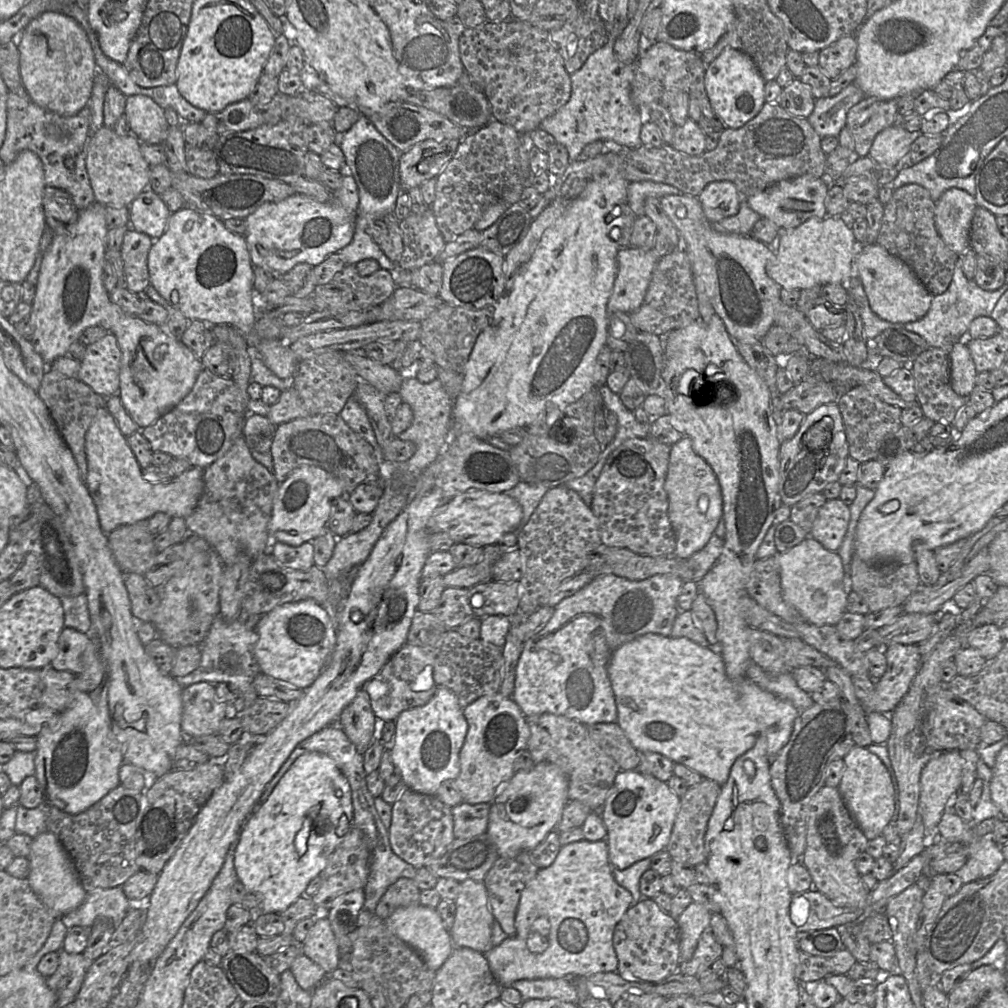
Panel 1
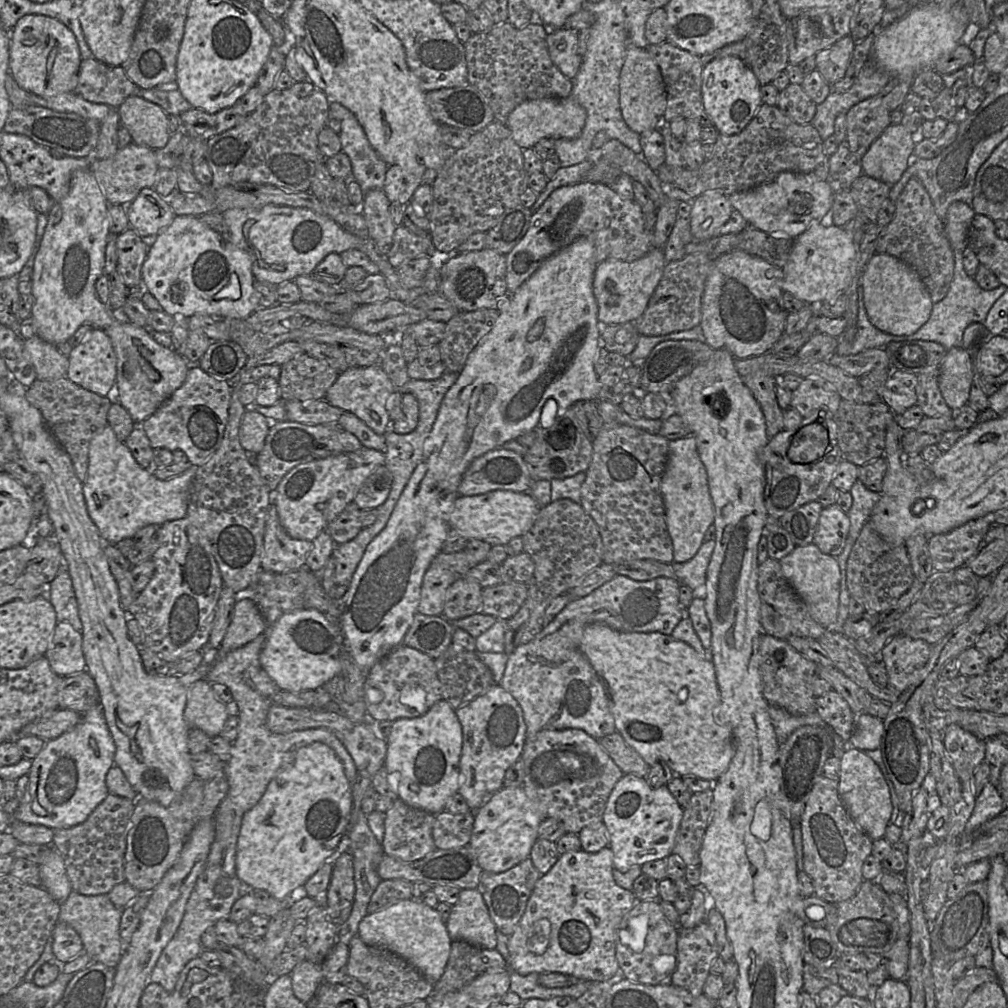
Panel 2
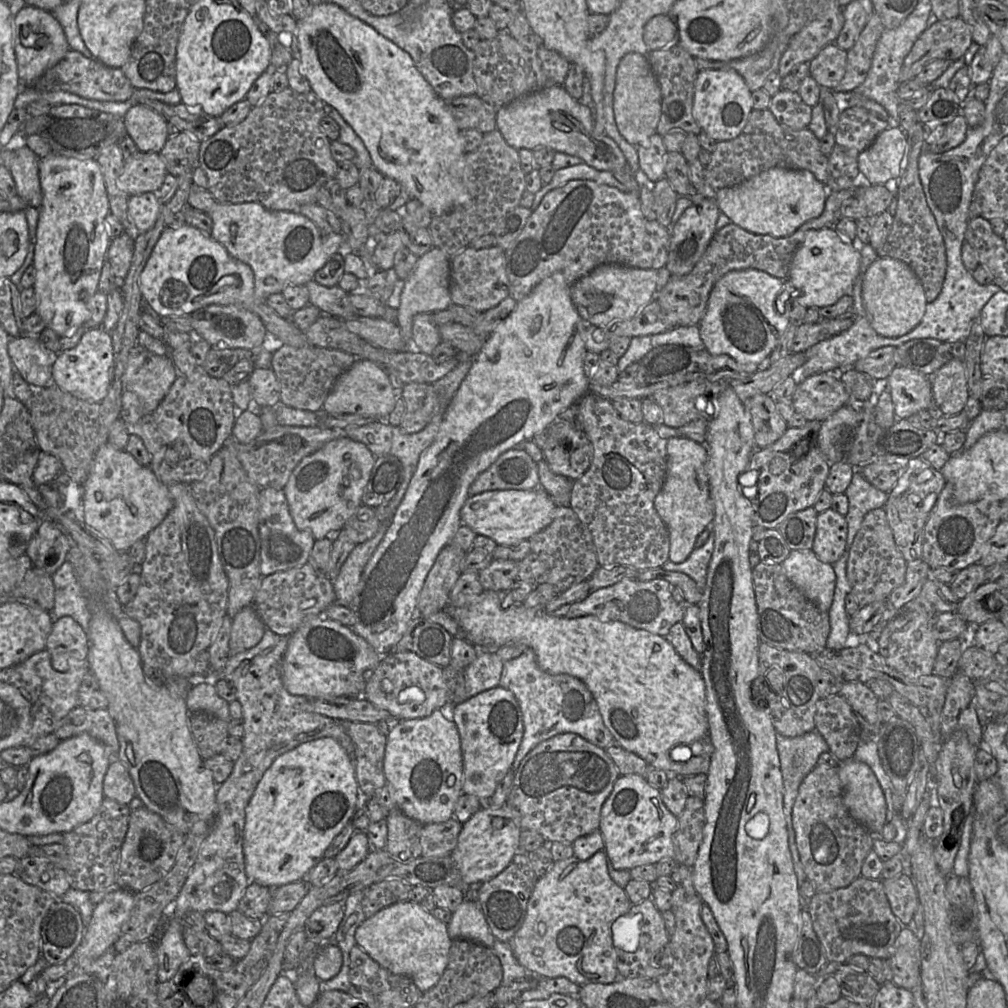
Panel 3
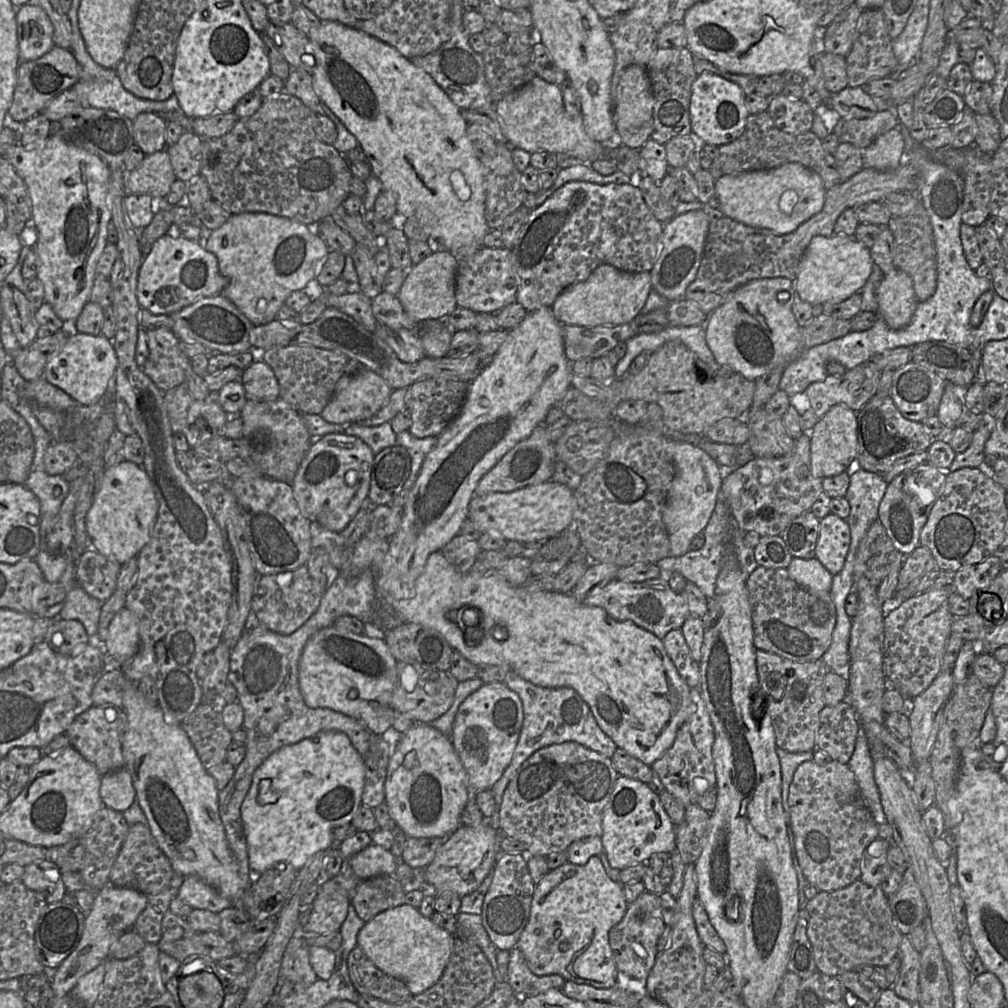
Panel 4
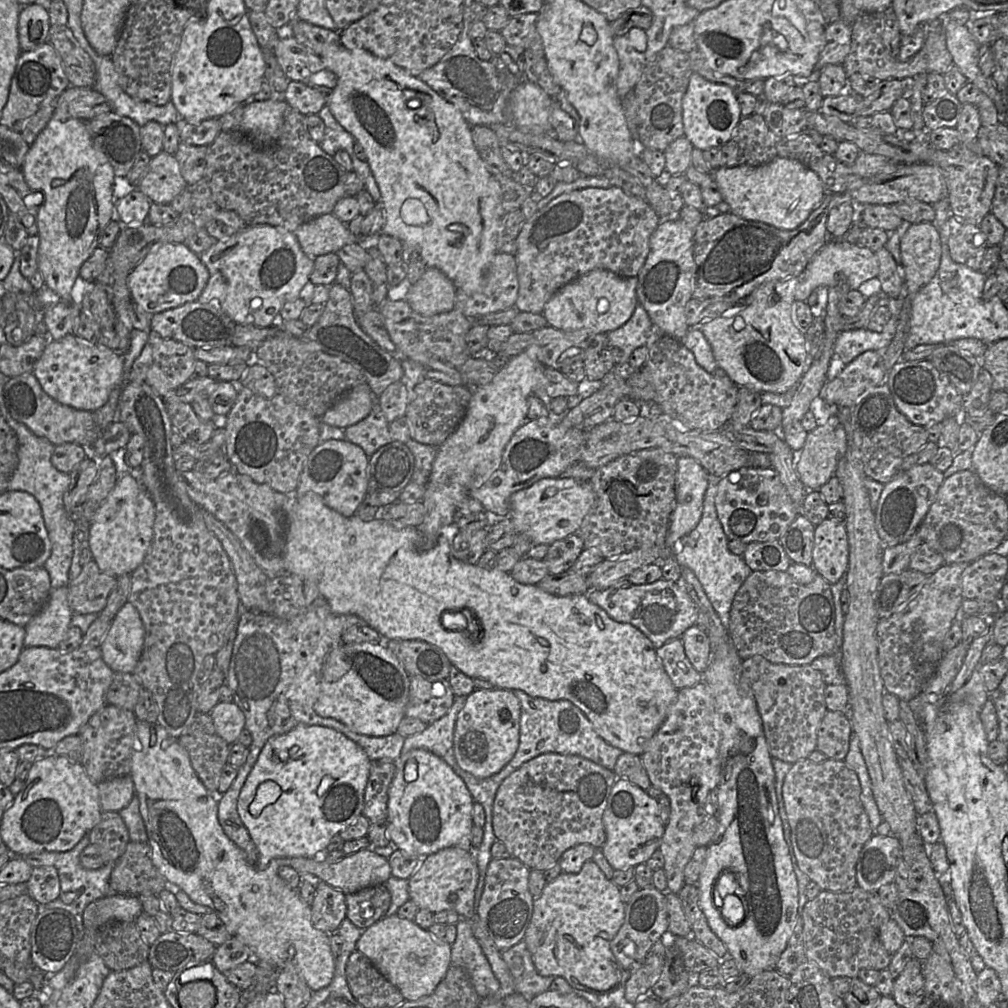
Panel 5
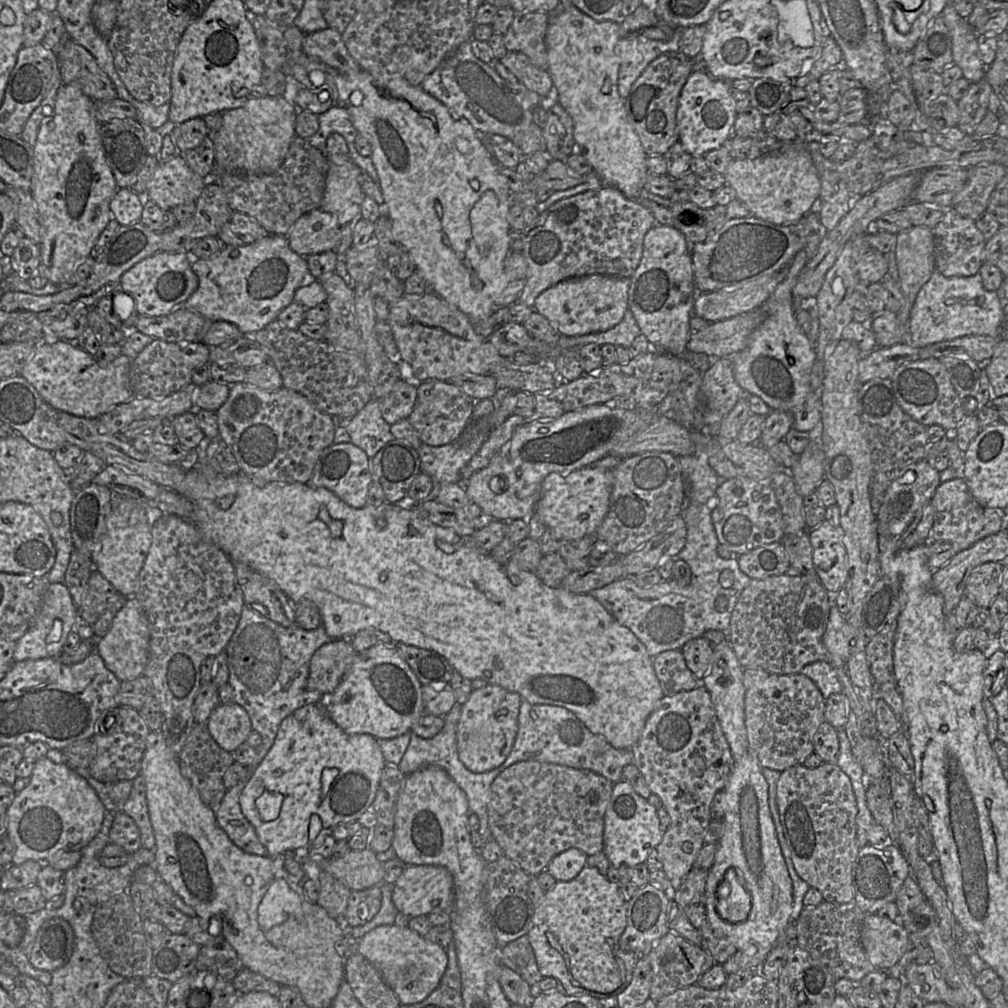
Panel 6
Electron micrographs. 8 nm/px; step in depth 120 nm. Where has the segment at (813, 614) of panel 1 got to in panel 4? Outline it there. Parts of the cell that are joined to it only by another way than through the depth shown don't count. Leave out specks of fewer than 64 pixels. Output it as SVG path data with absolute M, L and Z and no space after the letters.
M815 557L792 558L787 571L791 579L809 592L831 589L833 575Z

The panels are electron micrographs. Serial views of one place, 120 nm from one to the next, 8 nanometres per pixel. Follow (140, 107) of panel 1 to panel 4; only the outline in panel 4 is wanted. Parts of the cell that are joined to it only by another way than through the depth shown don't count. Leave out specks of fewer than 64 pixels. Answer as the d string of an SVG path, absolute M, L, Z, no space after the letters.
M140 113L133 121L135 143L145 155L166 150L167 121L163 116L152 113Z

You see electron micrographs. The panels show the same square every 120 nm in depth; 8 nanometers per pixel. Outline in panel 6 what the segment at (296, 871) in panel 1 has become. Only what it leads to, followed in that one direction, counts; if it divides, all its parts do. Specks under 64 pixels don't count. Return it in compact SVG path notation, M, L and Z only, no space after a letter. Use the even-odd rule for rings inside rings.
M308 704L296 709L281 722L271 748L241 792L240 808L255 828L268 856L273 857L287 851L307 852L311 848L320 847L338 825L368 819L370 806L376 797L386 766L376 738L368 734L347 734L330 719L323 705ZM264 791L278 792L284 796L278 817L267 822L261 819L255 805L256 799ZM312 815L320 817L322 828L316 838L310 841L309 824Z

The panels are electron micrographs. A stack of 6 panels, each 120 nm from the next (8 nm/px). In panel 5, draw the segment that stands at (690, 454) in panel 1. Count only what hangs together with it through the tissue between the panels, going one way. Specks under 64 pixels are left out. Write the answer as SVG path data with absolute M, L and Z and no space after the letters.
M678 457L676 472L676 506L666 535L668 549L677 550L681 540L698 525L703 511L709 473L691 457Z

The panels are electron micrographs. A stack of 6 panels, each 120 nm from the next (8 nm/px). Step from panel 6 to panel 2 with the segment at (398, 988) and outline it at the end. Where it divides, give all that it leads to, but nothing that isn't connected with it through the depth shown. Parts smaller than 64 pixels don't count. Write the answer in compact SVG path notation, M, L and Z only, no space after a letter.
M420 899L401 900L367 914L359 924L358 936L369 946L382 947L399 955L432 985L442 977L451 952L452 941L446 923L435 908Z

